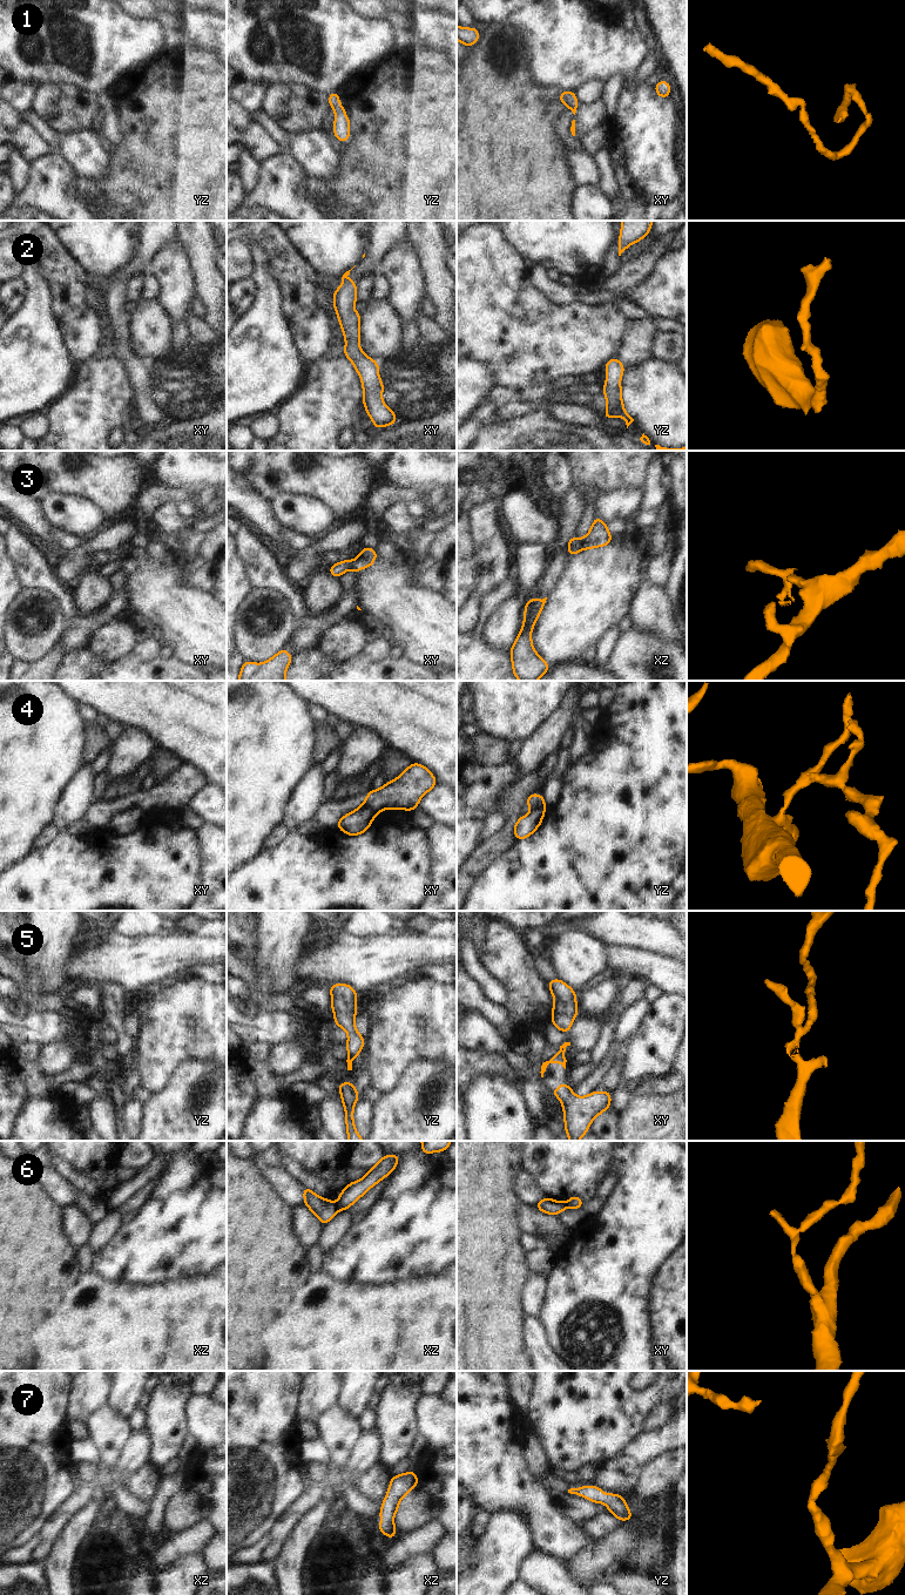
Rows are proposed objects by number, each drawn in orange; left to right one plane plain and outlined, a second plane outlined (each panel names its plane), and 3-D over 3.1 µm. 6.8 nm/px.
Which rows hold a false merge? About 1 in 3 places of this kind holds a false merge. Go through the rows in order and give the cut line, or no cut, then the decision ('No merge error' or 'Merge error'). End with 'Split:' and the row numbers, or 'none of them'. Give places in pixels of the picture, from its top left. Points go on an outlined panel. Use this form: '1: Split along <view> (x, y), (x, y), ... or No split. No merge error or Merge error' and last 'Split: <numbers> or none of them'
1: No split. No merge error
2: No split. No merge error
3: Split along xz (580, 540), (581, 548). Merge error
4: Split along xy (359, 808), (367, 808), (375, 815). Merge error
5: No split. No merge error
6: Split along xz (335, 1203), (339, 1209). Merge error
7: No split. No merge error
Split: 3, 4, 6

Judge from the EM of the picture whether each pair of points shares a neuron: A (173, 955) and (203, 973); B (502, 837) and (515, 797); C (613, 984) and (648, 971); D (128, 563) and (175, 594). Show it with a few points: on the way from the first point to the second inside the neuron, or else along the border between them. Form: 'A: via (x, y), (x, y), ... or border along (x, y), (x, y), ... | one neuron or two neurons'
A: border along (214, 962), (188, 967), (168, 980) | two neurons
B: via (508, 828), (512, 806) | one neuron
C: border along (613, 974), (623, 980) | two neurons
D: via (140, 570), (163, 594) | one neuron

